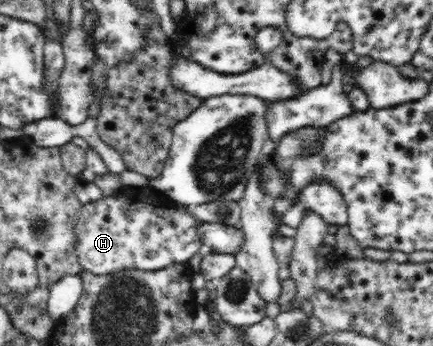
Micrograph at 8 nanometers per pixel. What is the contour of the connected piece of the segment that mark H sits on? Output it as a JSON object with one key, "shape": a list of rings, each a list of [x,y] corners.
{"shape":[[[102,198],[100,201],[82,205],[78,220],[76,220],[76,245],[79,255],[79,264],[83,270],[96,275],[110,274],[120,270],[156,271],[167,268],[176,263],[187,263],[195,254],[205,250],[204,241],[200,240],[198,224],[186,205],[168,200],[166,204],[154,206],[142,201],[130,202],[128,198]]]}

